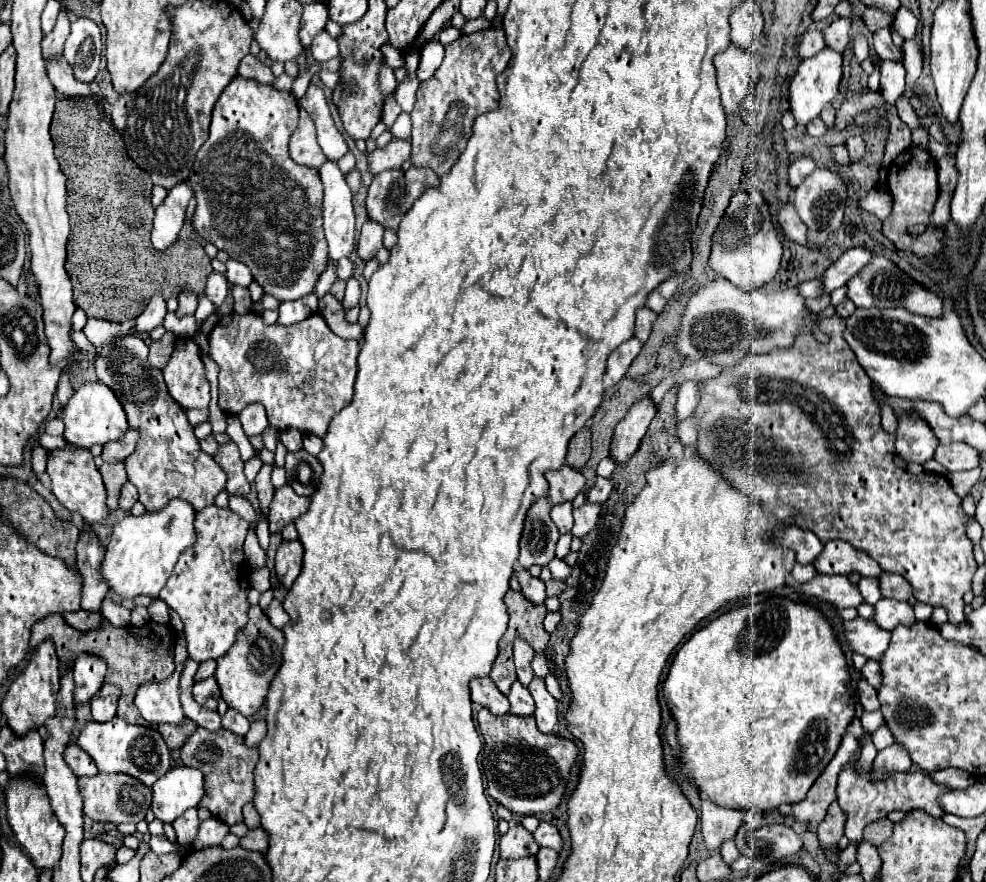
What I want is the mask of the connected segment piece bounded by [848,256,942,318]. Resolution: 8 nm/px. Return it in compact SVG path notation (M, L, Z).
M876 256L872 258L872 262L868 266L864 266L864 270L860 270L860 274L856 274L856 278L852 278L852 282L848 282L848 298L858 306L858 308L906 308L912 314L920 314L920 316L930 316L930 318L938 318L942 314L942 298L934 292L930 292L928 288L924 288L922 284L918 284L916 280L912 280L906 272L902 272L890 258L886 256Z

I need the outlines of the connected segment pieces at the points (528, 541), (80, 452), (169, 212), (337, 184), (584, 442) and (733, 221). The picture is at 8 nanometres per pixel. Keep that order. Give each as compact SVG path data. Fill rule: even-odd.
M548 498L536 500L524 522L524 534L520 540L520 566L530 568L532 564L546 566L554 558L554 546L558 540L558 528L550 520Z
M68 446L68 448L62 448L62 450L52 450L46 470L48 470L50 480L52 480L54 496L70 512L80 512L82 518L88 524L102 524L110 516L108 504L106 504L106 498L108 498L106 486L104 486L100 470L94 464L94 456L90 454L90 450L76 448L76 446Z
M180 182L172 190L168 190L168 196L156 208L154 228L152 228L152 246L156 250L166 250L170 244L176 242L184 226L184 212L190 198L192 190L188 182Z
M326 160L320 166L324 184L324 232L328 242L330 260L340 260L356 250L356 226L352 192L338 168L338 162Z
M582 428L580 432L574 434L574 442L568 446L568 456L566 456L566 464L580 470L590 454L592 454L592 446L590 446L590 430L588 428Z
M738 190L712 238L712 254L708 266L744 290L756 290L770 282L780 266L782 242L770 220L768 202L756 190Z

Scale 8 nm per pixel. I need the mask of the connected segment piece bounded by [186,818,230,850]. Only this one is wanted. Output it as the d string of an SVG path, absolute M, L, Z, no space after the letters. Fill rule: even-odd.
M208 818L206 822L200 824L196 840L190 846L186 846L186 850L194 850L196 846L220 846L226 834L230 834L230 828L224 826L224 822L216 822L216 818Z

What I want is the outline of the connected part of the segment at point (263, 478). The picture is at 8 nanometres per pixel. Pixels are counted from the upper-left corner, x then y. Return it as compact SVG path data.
M264 464L256 476L256 490L258 490L258 500L260 500L260 510L266 514L268 512L268 506L272 502L272 496L274 496L274 486L272 486L272 480L270 480L270 474L272 474L272 466L270 464Z

